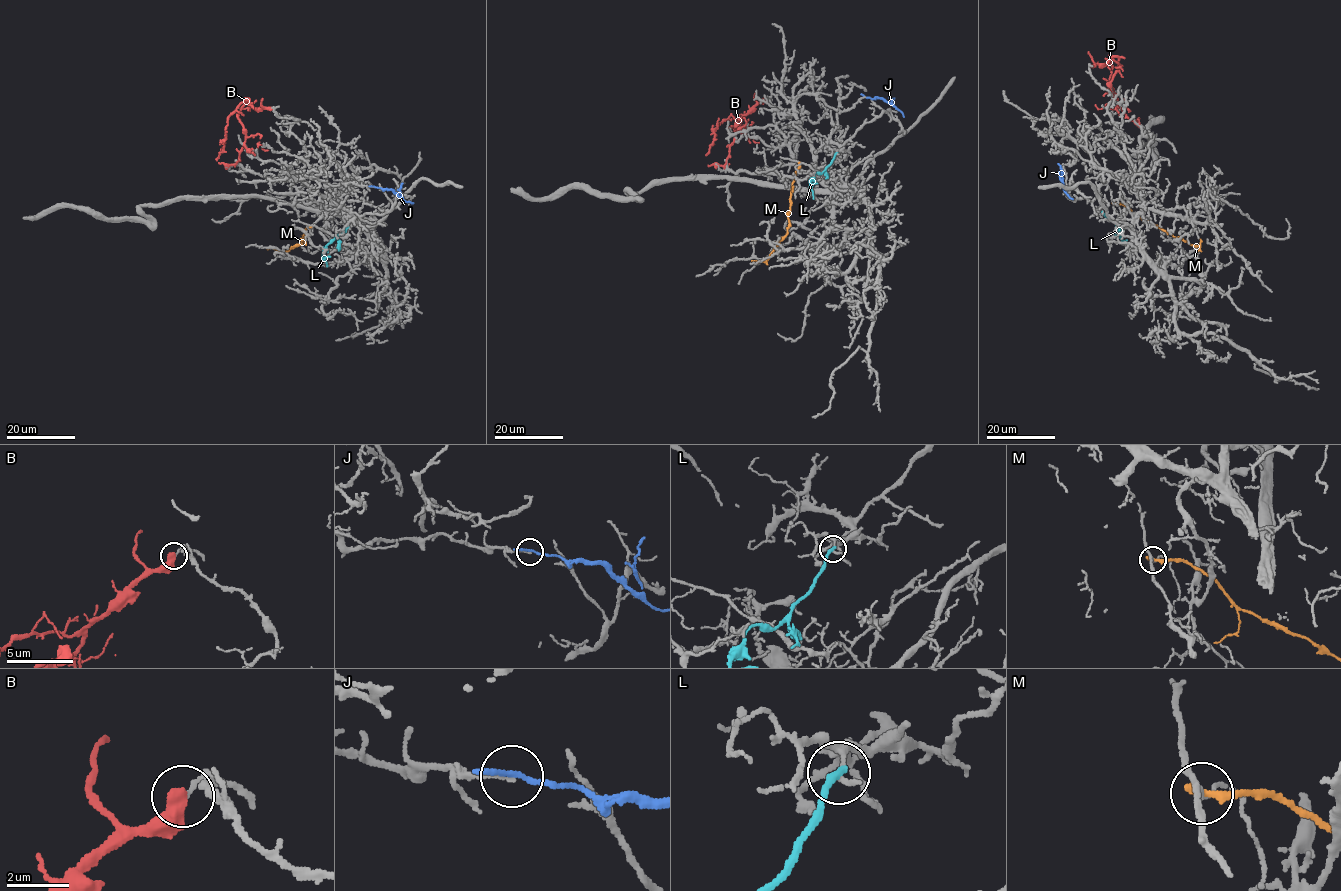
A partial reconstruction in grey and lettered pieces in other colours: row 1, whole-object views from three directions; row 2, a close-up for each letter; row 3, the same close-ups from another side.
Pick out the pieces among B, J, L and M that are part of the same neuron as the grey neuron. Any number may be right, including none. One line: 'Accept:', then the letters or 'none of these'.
Accept: none of these

